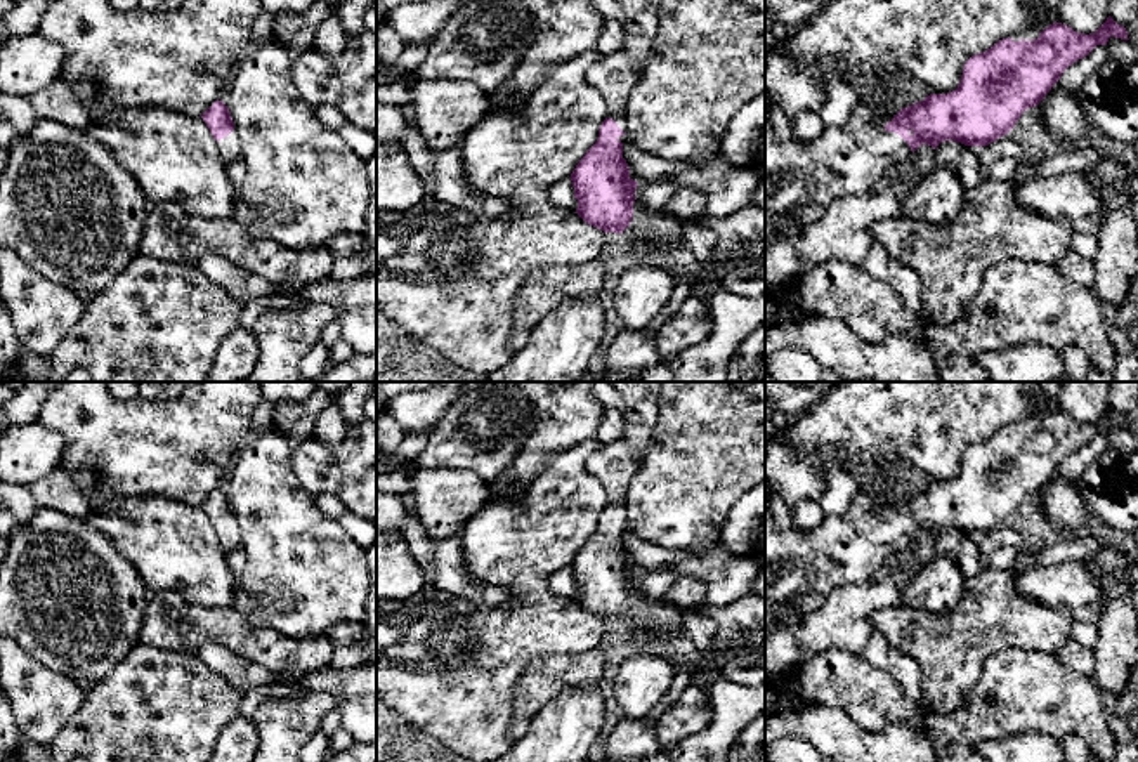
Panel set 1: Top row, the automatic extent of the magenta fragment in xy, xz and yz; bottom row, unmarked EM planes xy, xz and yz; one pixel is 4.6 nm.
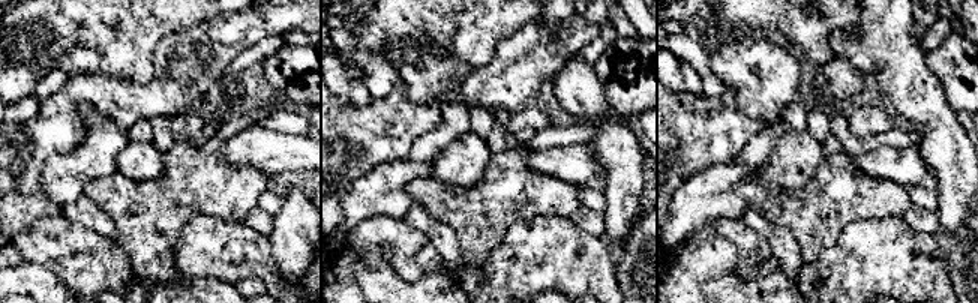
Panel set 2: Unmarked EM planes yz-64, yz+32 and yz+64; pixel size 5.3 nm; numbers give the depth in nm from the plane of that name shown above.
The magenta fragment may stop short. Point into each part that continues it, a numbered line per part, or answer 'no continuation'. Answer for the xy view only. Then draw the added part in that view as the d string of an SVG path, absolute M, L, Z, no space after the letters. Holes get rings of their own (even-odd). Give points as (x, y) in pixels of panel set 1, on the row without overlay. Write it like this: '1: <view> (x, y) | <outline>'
1: xy (229, 537) | M234 517L227 526L217 529L217 538L226 554L239 549L243 545L243 540L238 519Z

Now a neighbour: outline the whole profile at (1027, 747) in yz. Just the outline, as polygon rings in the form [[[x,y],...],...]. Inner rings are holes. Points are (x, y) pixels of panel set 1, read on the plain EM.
[[[1029,731],[1001,741],[977,745],[985,762],[1067,762],[1062,745],[1051,736]]]

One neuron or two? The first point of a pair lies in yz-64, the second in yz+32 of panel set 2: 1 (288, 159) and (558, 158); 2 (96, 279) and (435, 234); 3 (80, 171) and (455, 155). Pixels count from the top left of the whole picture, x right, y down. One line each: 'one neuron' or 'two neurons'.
1: one neuron
2: two neurons
3: two neurons

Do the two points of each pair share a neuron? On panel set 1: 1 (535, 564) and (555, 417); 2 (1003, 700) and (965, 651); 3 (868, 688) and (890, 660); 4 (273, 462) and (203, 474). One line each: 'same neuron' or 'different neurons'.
1: different neurons
2: different neurons
3: different neurons
4: different neurons

